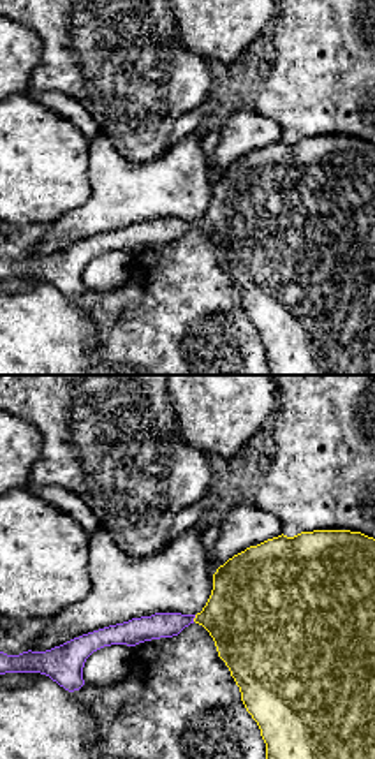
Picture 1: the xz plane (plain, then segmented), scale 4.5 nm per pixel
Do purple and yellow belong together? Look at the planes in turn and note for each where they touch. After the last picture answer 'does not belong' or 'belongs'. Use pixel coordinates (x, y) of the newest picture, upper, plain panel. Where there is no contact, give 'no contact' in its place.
meets purple at (194, 222)

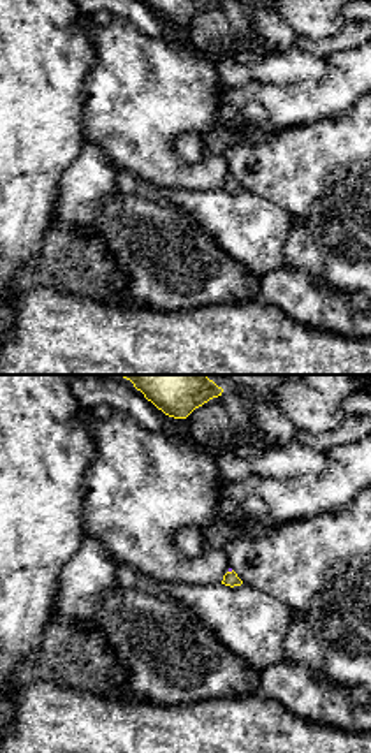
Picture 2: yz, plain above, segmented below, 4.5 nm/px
no contact

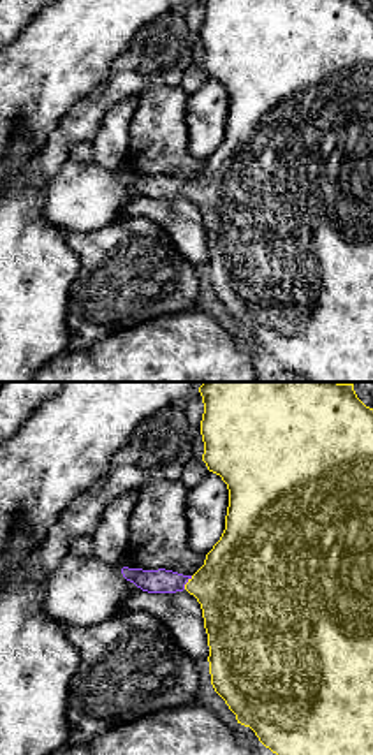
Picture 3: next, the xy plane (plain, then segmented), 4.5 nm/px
meets purple at (187, 187)

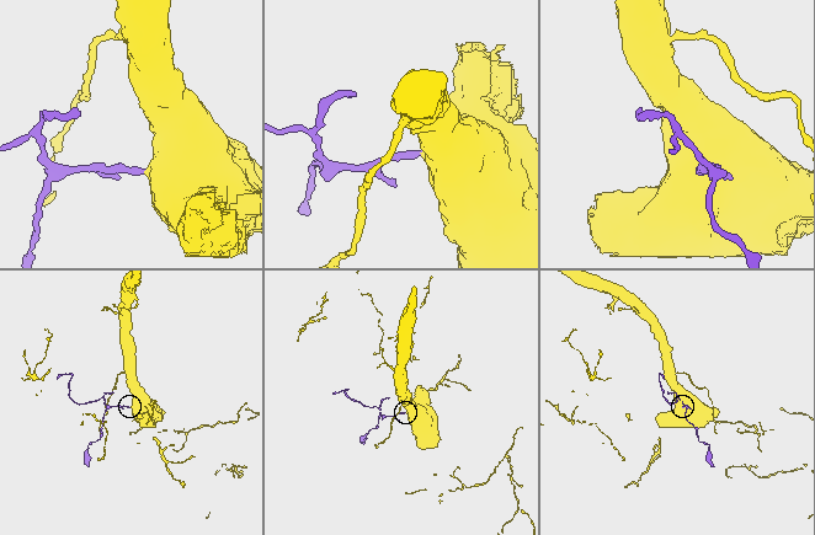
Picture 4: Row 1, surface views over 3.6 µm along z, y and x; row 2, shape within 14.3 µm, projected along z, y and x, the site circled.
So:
belongs

